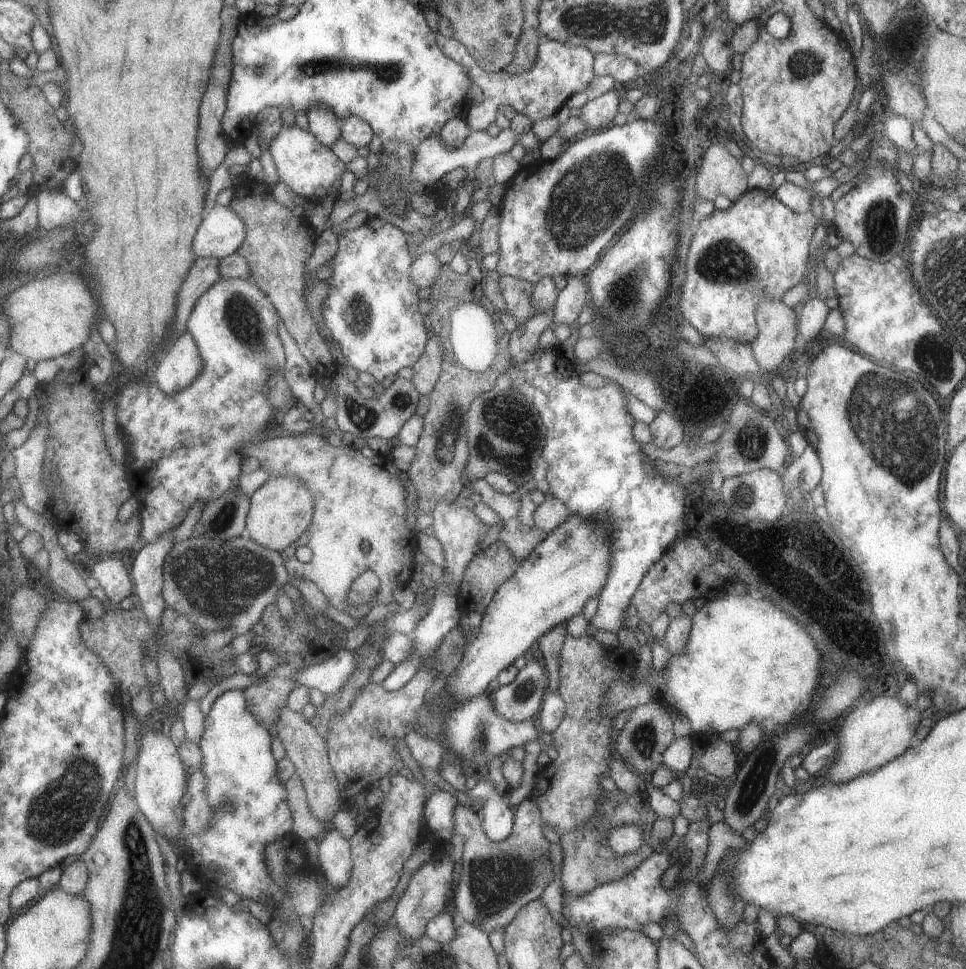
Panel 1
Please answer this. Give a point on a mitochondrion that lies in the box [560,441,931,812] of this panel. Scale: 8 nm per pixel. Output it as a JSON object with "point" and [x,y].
{"point":[644,738]}

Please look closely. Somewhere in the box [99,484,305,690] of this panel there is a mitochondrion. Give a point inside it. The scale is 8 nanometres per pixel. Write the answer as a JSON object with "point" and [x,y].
{"point":[194,568]}

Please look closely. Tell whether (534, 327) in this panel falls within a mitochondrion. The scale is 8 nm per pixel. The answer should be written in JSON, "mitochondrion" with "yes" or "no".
{"mitochondrion":"no"}

